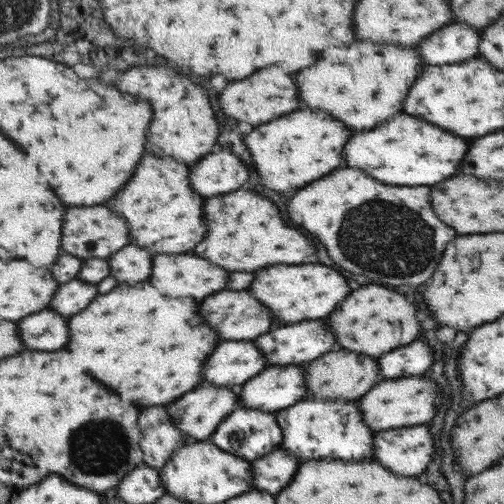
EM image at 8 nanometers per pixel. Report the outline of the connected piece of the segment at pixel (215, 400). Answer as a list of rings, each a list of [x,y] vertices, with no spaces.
[[[204,381],[195,390],[186,392],[186,395],[174,400],[168,407],[168,411],[180,432],[184,431],[188,438],[197,442],[210,438],[218,425],[238,408],[240,405],[235,389],[230,387],[217,388],[216,385]]]

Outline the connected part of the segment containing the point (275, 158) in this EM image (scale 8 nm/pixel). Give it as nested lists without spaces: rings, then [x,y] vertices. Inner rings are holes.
[[[298,110],[298,112],[290,112],[278,120],[272,120],[268,124],[258,126],[252,134],[244,136],[246,146],[250,150],[252,156],[252,164],[259,176],[262,176],[262,184],[266,188],[272,190],[280,190],[286,192],[290,188],[302,188],[304,184],[310,184],[312,180],[318,180],[326,174],[330,174],[332,170],[342,166],[342,146],[352,138],[350,128],[342,128],[344,124],[340,120],[336,120],[330,114],[324,112],[308,112],[308,110]]]

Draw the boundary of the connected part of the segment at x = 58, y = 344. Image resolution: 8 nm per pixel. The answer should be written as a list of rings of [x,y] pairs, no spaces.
[[[50,308],[20,320],[20,334],[30,350],[60,350],[70,342],[68,317]]]

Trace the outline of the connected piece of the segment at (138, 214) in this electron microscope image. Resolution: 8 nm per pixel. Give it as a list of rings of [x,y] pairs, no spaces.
[[[142,156],[132,182],[122,188],[116,202],[112,200],[114,211],[126,219],[130,243],[144,247],[152,254],[177,255],[191,252],[198,242],[204,240],[208,230],[202,211],[205,198],[192,189],[190,167],[190,164],[176,162],[174,158]]]

